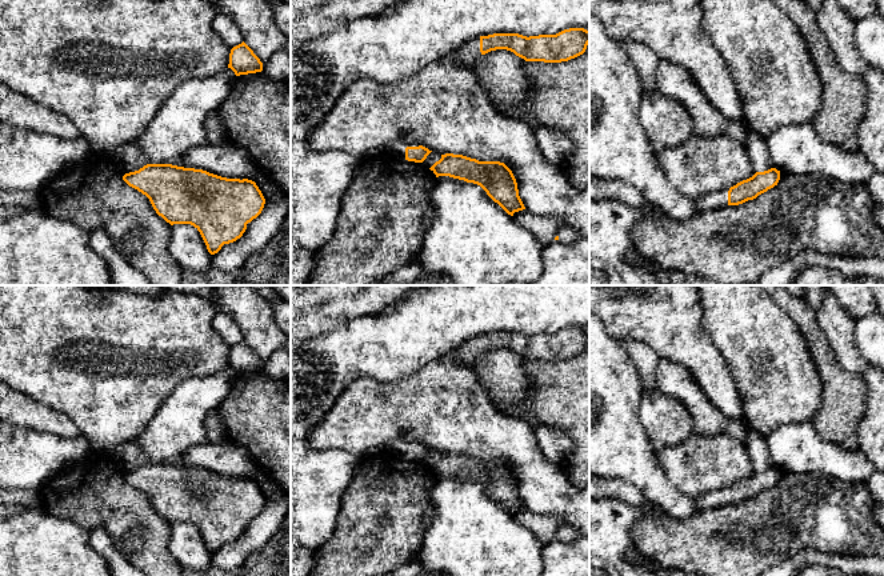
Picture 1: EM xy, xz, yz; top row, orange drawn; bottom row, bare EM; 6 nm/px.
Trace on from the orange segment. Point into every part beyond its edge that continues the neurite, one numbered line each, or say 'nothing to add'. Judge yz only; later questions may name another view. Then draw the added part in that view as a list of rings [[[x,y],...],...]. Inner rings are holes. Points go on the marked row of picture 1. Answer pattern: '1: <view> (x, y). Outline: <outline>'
1: yz (715, 200). Outline: [[[729,188],[717,192],[711,192],[709,195],[696,199],[696,212],[709,212],[728,207],[728,191]]]

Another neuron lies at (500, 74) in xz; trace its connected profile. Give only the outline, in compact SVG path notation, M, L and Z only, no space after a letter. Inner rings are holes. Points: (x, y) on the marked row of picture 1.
M507 49L491 51L472 69L495 109L499 105L520 107L531 100L531 83L524 71L525 60Z

